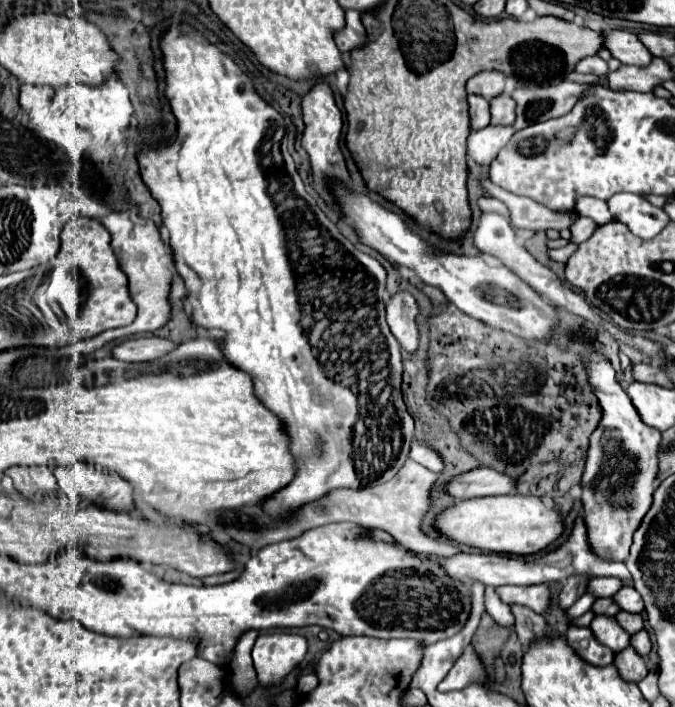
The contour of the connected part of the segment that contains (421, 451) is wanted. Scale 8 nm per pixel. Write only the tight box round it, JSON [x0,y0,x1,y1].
[410,443,444,473]

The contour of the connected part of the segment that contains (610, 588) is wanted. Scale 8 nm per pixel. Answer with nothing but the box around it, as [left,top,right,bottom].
[586,577,622,599]

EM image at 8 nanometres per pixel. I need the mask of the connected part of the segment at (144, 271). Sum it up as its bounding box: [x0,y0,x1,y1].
[70,199,172,355]

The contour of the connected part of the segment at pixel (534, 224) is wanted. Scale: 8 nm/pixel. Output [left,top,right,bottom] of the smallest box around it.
[481,179,576,231]

